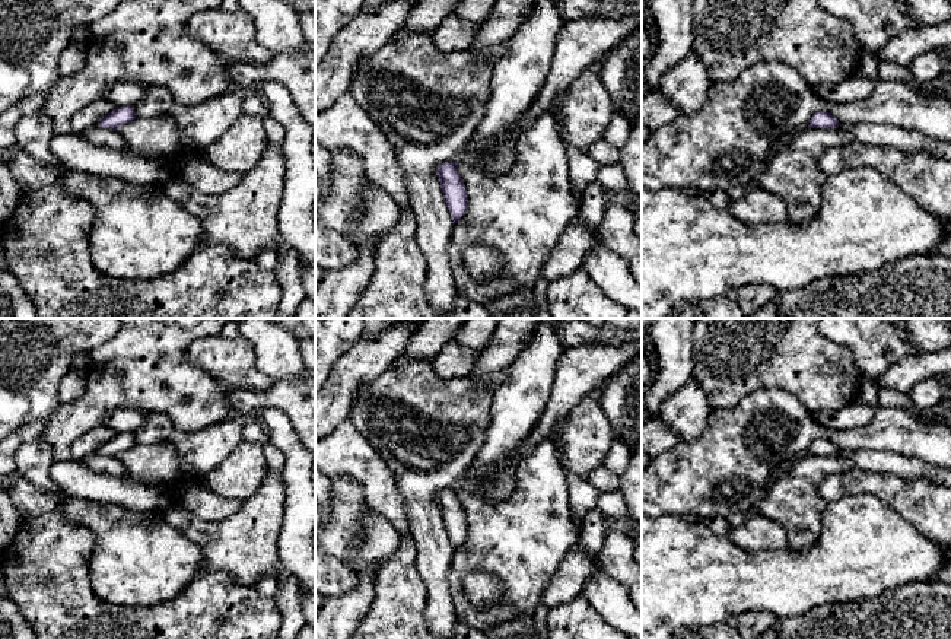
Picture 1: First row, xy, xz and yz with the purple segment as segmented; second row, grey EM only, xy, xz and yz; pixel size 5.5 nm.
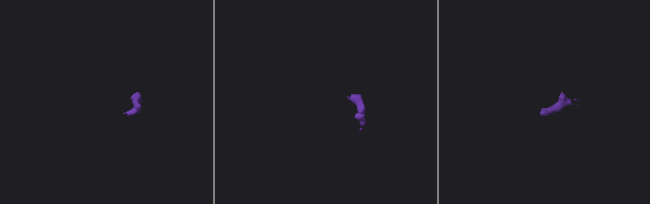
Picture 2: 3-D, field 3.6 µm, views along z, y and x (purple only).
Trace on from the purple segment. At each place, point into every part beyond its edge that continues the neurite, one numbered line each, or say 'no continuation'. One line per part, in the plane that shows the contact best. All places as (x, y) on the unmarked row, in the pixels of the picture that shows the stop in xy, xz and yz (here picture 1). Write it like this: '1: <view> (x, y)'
no continuation

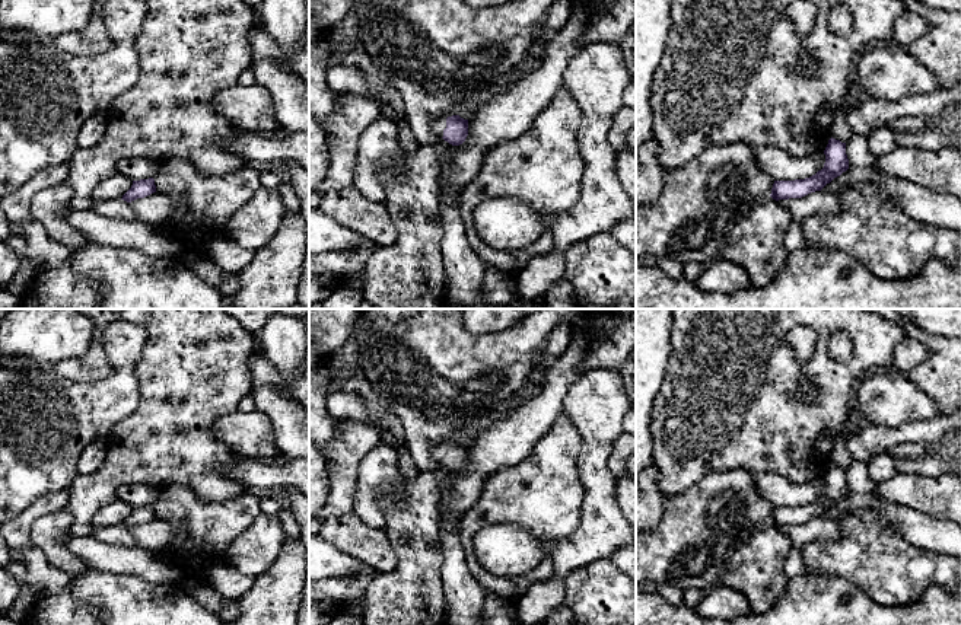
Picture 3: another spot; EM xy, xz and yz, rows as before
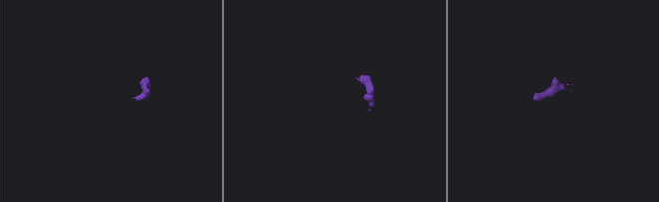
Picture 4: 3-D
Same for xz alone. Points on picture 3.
1: xz (439, 450)

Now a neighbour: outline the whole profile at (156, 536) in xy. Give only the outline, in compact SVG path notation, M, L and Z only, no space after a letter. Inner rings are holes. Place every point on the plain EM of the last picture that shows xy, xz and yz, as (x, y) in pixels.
M153 519L130 529L137 546L150 554L176 551L185 542L185 532L163 519Z

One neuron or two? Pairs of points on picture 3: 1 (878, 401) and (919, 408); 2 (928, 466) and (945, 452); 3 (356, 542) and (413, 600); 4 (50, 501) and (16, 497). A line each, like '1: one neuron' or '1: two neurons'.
1: one neuron
2: one neuron
3: two neurons
4: two neurons

